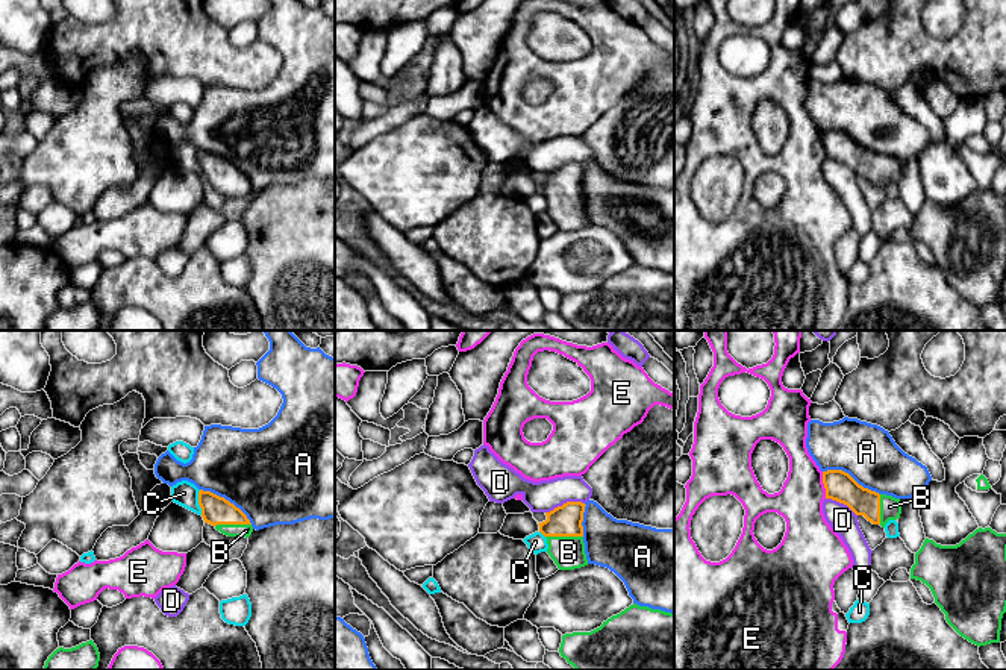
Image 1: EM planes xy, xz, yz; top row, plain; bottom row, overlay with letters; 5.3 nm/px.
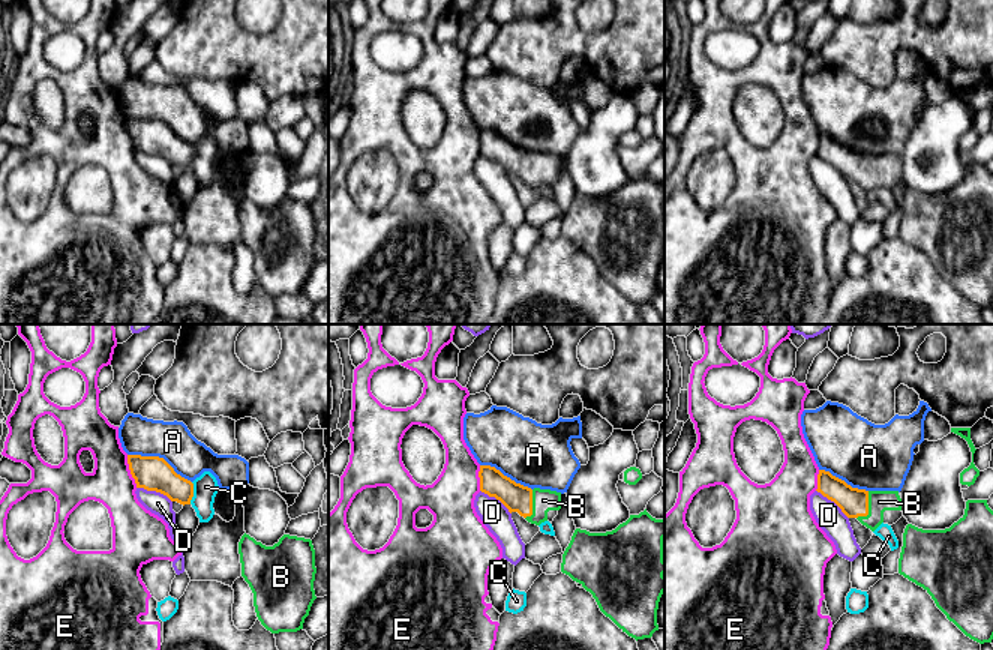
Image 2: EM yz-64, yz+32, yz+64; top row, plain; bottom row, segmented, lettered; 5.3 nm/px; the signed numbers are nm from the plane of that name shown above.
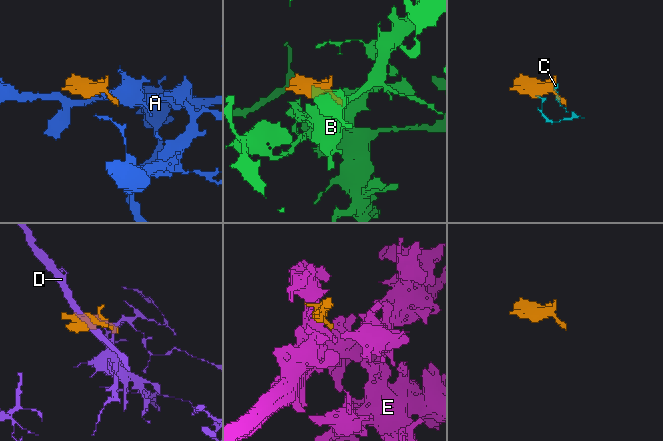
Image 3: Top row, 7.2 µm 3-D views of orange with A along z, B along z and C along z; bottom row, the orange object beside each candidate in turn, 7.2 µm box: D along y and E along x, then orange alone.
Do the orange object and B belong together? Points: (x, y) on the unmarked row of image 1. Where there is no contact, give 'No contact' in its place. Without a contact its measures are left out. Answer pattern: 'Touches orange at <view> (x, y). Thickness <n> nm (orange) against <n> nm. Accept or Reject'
Touches orange at xz (564, 196). Thickness 170 nm (orange) against 180 nm. Accept

